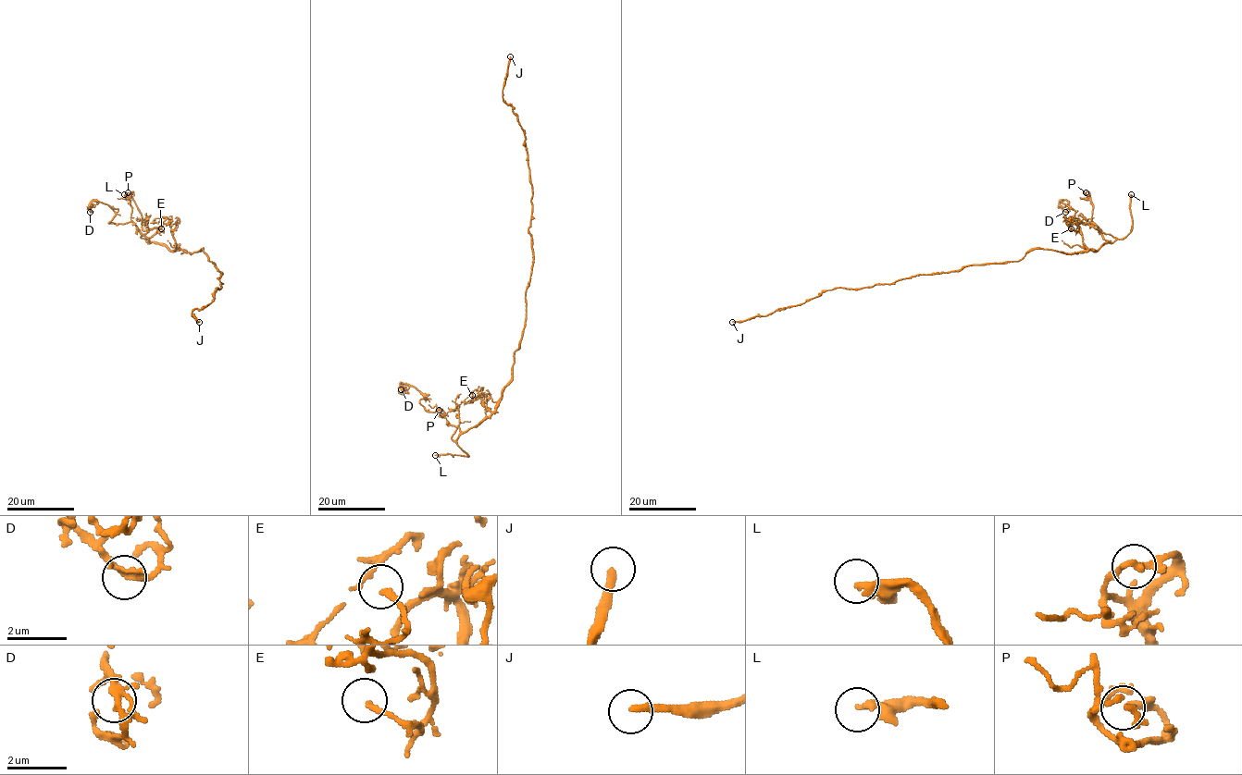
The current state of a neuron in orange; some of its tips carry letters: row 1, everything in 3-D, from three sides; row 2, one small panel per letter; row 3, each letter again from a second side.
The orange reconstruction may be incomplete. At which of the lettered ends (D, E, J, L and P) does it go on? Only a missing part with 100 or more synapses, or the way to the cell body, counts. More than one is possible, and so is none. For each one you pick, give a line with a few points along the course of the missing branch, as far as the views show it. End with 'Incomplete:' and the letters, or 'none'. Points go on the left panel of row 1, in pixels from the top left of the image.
J: (199, 322), (150, 290), (170, 261), (153, 238), (137, 61), (112, 55), (91, 9), (132, 14)
Incomplete: J, L

